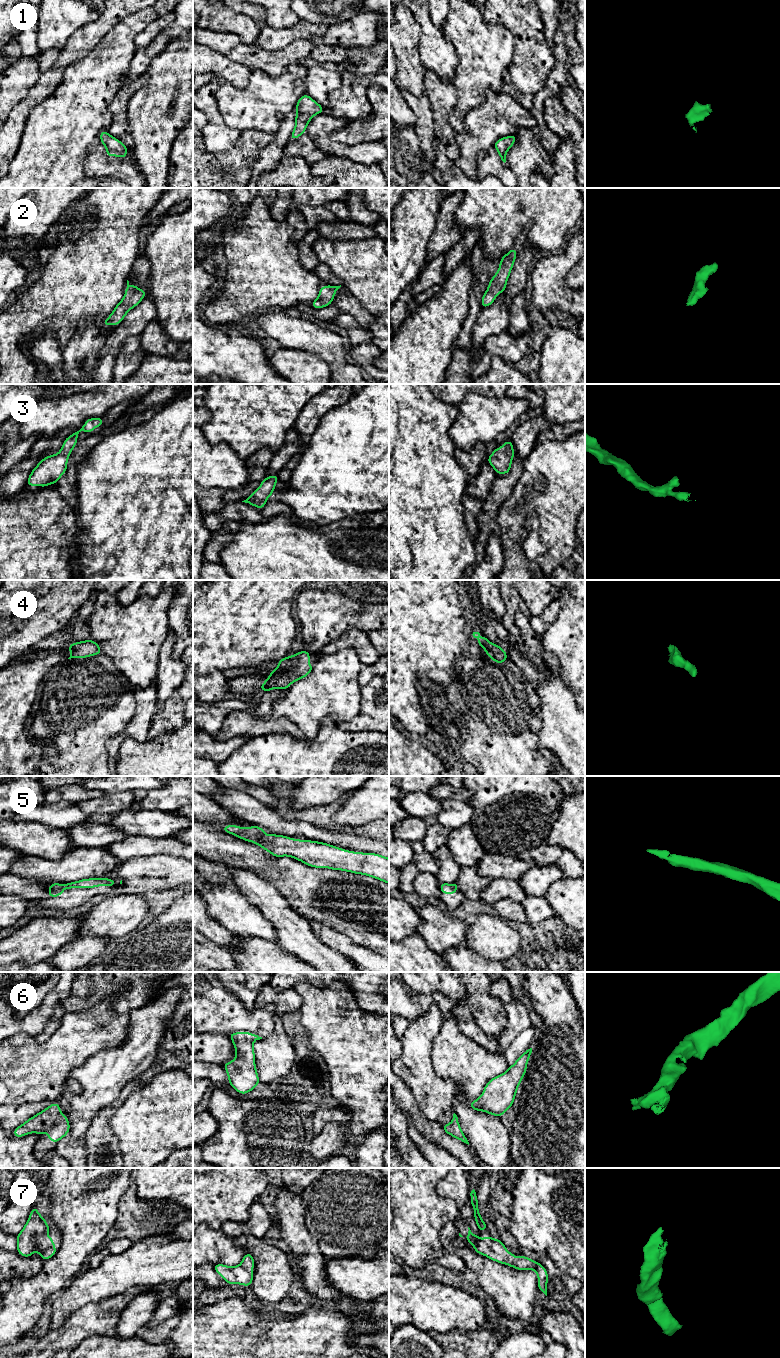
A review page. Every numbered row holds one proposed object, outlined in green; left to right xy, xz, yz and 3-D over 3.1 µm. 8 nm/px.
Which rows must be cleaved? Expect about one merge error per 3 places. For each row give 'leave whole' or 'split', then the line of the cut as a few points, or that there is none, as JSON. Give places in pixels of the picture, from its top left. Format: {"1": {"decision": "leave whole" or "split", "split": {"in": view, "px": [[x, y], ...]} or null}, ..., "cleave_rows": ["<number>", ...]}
{"1": {"decision": "leave whole", "split": null}, "2": {"decision": "leave whole", "split": null}, "3": {"decision": "leave whole", "split": null}, "4": {"decision": "leave whole", "split": null}, "5": {"decision": "leave whole", "split": null}, "6": {"decision": "leave whole", "split": null}, "7": {"decision": "leave whole", "split": null}, "cleave_rows": []}

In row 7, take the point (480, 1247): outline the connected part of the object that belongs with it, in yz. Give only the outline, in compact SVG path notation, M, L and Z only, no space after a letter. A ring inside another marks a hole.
M469 1227L468 1229L469 1231L466 1237L463 1237L460 1233L459 1236L465 1238L468 1242L470 1242L473 1245L474 1250L478 1254L485 1255L491 1260L494 1260L501 1264L509 1265L517 1270L530 1270L530 1269L535 1270L538 1276L538 1289L547 1296L547 1281L549 1280L549 1278L548 1278L548 1273L544 1266L542 1266L540 1263L532 1259L529 1259L524 1255L520 1256L519 1258L515 1257L513 1253L509 1253L507 1251L507 1248L505 1247L505 1245L502 1243L500 1239L494 1239L492 1237L484 1237L481 1240L479 1236L476 1236L471 1232Z

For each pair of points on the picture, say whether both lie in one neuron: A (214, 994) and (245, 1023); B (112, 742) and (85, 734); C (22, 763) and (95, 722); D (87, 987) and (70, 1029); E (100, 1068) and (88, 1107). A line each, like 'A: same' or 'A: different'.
A: same
B: different
C: different
D: different
E: same

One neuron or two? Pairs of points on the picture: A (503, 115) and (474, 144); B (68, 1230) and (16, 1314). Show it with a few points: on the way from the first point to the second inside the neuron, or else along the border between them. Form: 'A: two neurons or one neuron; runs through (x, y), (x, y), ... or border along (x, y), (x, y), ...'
A: one neuron; runs through (496, 122), (481, 137)
B: one neuron; runs through (68, 1251), (68, 1259), (34, 1293)

